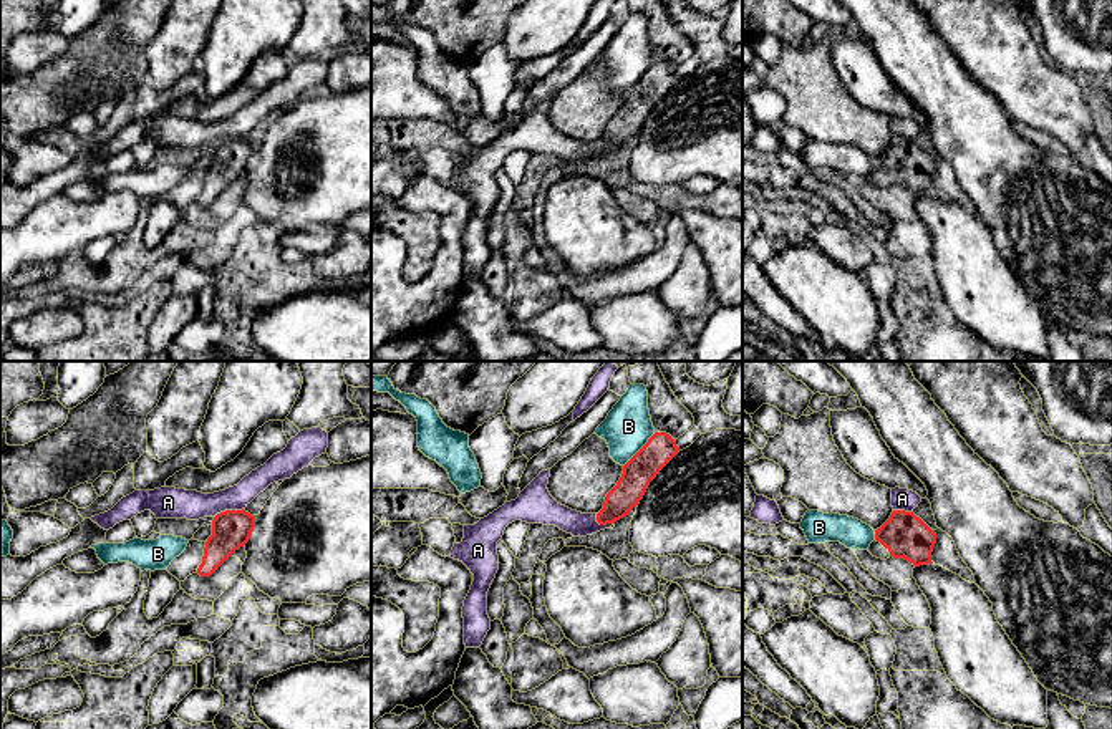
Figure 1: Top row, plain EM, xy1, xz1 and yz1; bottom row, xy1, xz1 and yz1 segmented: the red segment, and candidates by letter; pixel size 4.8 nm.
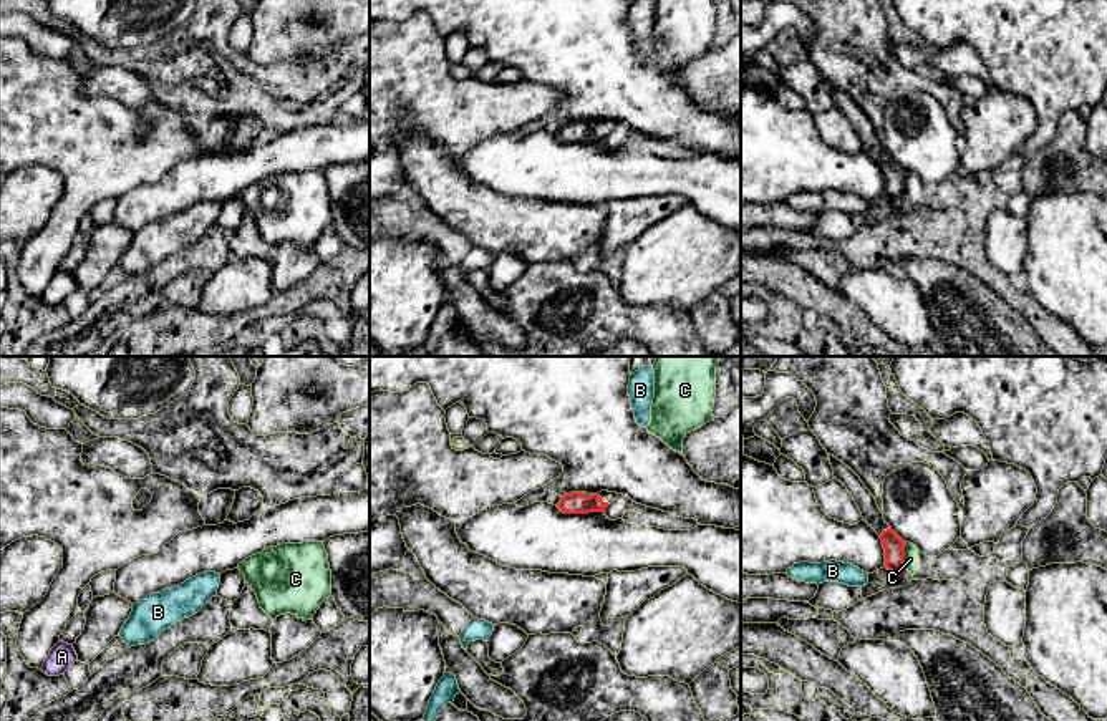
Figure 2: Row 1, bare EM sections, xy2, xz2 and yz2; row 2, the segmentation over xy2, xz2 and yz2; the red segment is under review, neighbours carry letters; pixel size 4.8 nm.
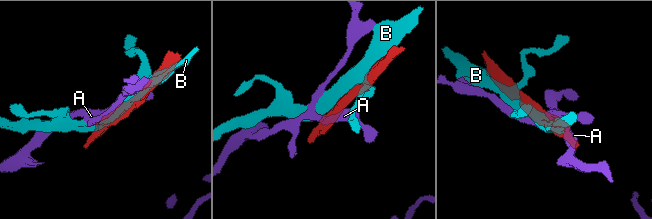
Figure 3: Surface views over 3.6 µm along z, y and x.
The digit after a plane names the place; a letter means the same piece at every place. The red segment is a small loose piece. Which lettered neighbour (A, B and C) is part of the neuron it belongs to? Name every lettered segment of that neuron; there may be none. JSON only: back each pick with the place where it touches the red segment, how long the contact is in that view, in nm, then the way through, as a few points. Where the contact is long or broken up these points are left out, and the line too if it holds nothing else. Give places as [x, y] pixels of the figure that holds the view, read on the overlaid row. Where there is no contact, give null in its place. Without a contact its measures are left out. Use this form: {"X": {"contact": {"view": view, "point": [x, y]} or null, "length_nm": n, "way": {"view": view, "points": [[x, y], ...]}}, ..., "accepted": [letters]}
{"accepted": []}

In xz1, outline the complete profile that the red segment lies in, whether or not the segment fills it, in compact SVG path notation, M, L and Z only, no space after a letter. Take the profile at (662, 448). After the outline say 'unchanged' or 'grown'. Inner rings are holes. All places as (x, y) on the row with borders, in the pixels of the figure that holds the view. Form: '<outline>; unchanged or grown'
M655 432L648 442L623 466L616 485L607 494L597 514L600 525L626 517L643 499L650 482L679 452L676 441L666 432Z; unchanged

